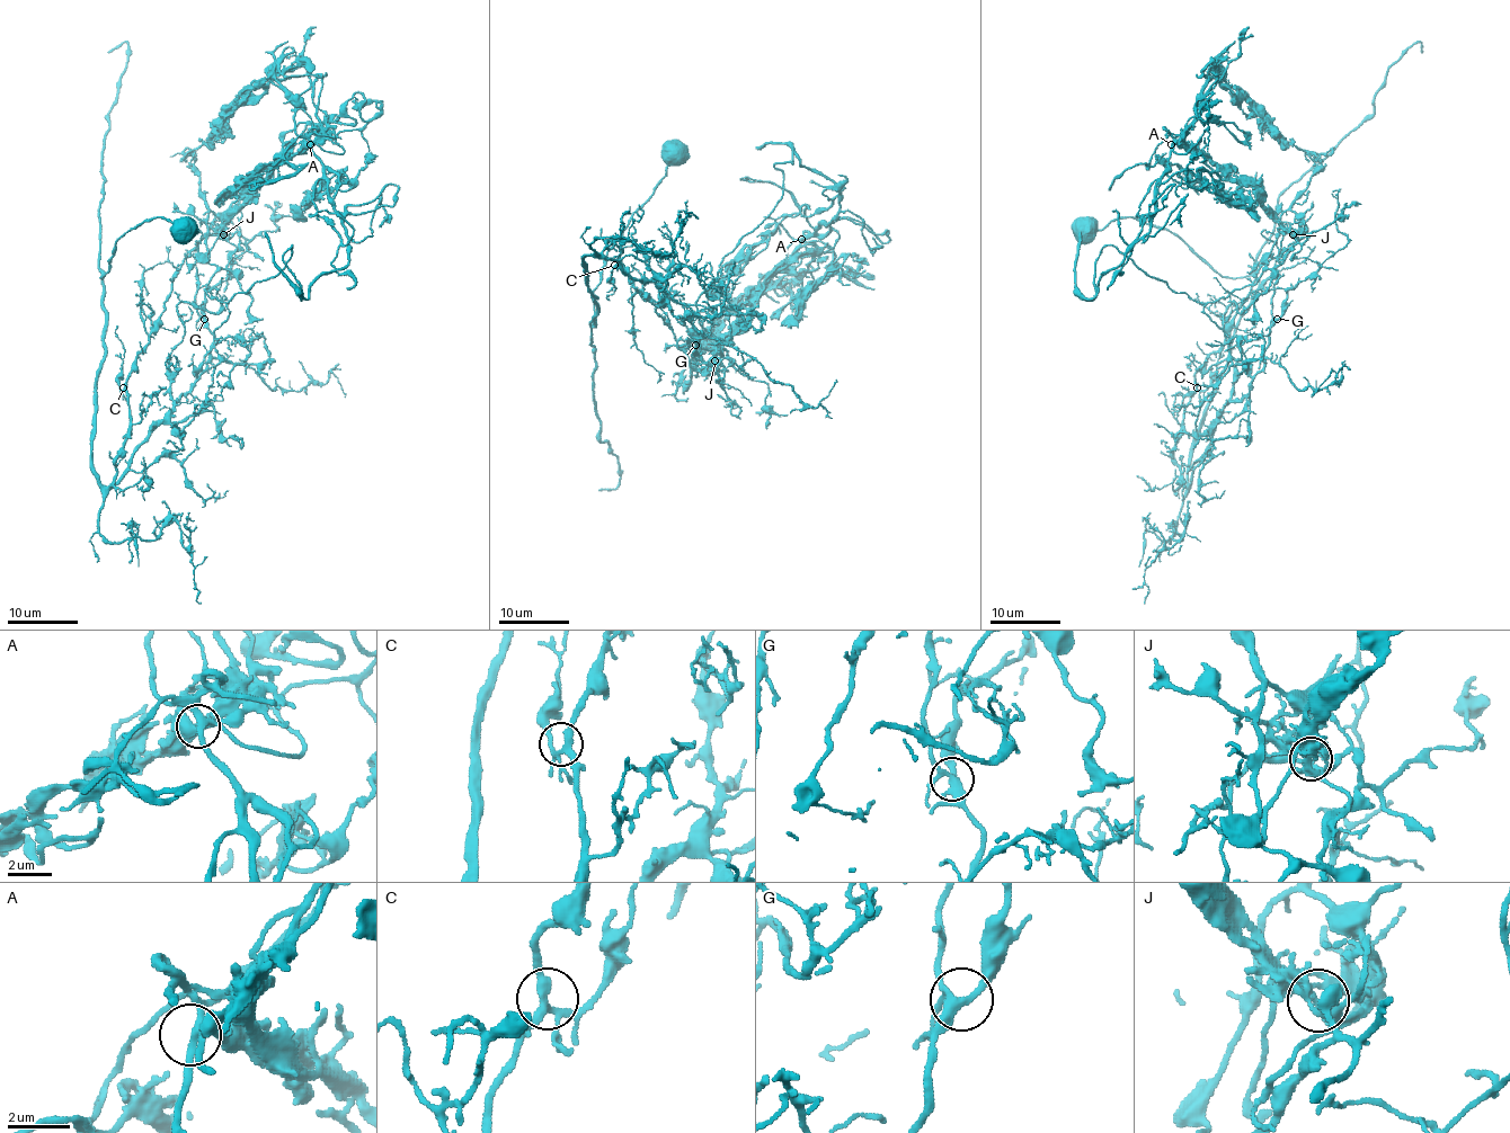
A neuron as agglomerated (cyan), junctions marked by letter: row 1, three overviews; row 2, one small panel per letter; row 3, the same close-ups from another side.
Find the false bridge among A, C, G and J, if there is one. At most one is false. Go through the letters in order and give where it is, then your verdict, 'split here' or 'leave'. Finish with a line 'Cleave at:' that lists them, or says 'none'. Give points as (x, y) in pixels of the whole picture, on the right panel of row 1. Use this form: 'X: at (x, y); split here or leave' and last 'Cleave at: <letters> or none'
A: at (1171, 144); leave
C: at (1197, 387); leave
G: at (1277, 319); leave
J: at (1293, 234); split here
Cleave at: J

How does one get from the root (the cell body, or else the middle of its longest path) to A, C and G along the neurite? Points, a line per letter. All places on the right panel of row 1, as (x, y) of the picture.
A: (1086, 229), (1135, 216), (1259, 282), (1187, 487), (1174, 447), (1196, 374), (1255, 273), (1302, 235), (1171, 144)
C: (1086, 229), (1135, 216), (1169, 229), (1224, 276), (1258, 278), (1190, 451), (1187, 487), (1174, 447), (1197, 387)
G: (1086, 229), (1135, 216), (1224, 276), (1259, 282), (1188, 487), (1211, 422), (1264, 366), (1277, 319)

